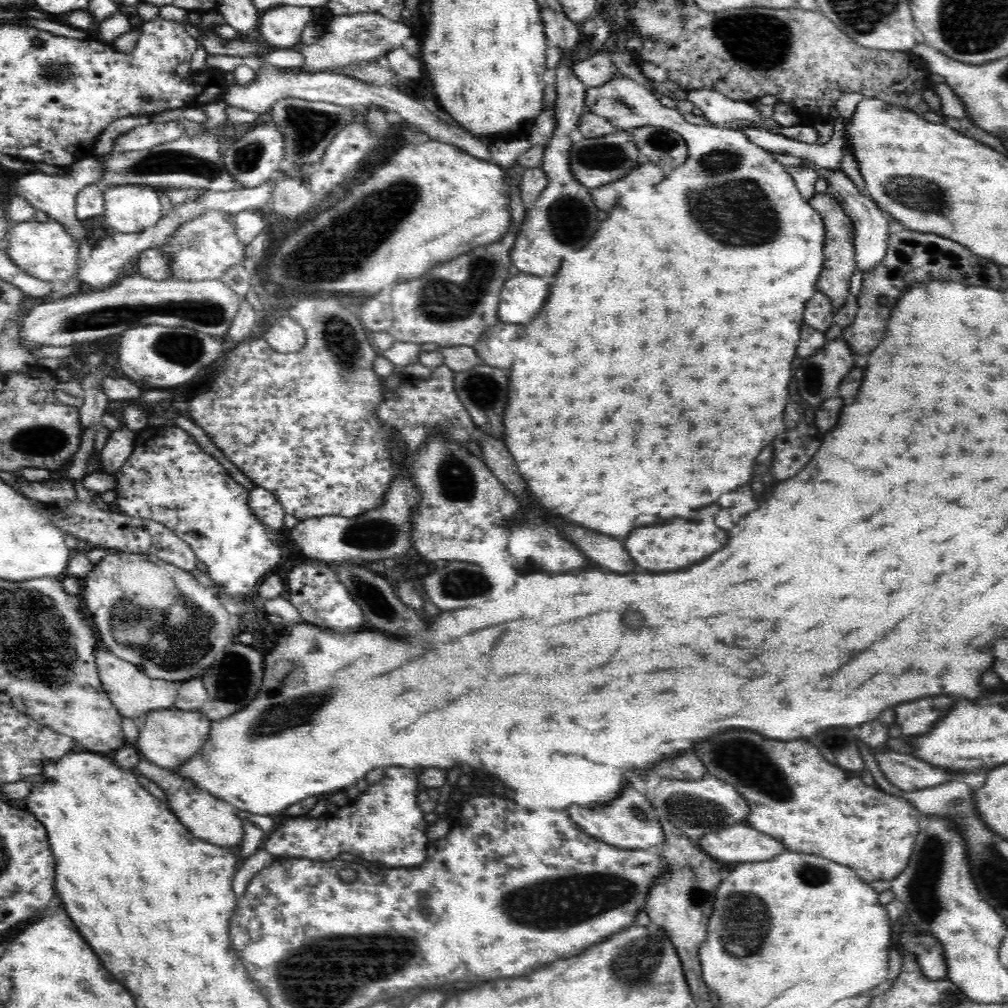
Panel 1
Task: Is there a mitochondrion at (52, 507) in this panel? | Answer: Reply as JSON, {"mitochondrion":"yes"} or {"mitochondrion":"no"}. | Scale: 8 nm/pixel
{"mitochondrion":"no"}

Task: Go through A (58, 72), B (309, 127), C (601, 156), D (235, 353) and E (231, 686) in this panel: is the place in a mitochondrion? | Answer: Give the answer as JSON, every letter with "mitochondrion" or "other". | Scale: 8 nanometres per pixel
{"A":"mitochondrion","B":"mitochondrion","C":"mitochondrion","D":"other","E":"mitochondrion"}

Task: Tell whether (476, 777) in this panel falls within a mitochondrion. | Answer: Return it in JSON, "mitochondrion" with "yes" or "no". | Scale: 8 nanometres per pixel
{"mitochondrion":"no"}

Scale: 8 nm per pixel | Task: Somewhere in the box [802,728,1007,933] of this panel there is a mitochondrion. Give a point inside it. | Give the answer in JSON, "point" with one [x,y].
{"point":[920,886]}

